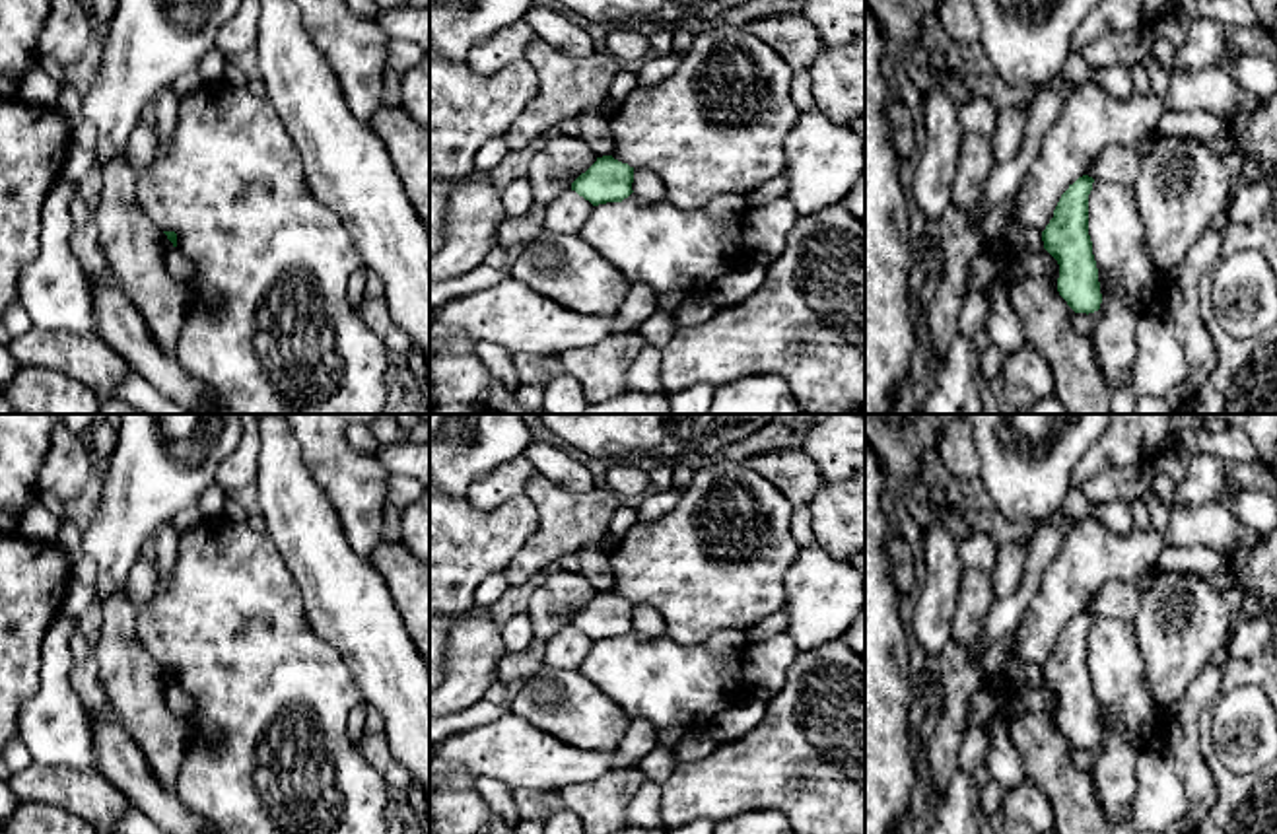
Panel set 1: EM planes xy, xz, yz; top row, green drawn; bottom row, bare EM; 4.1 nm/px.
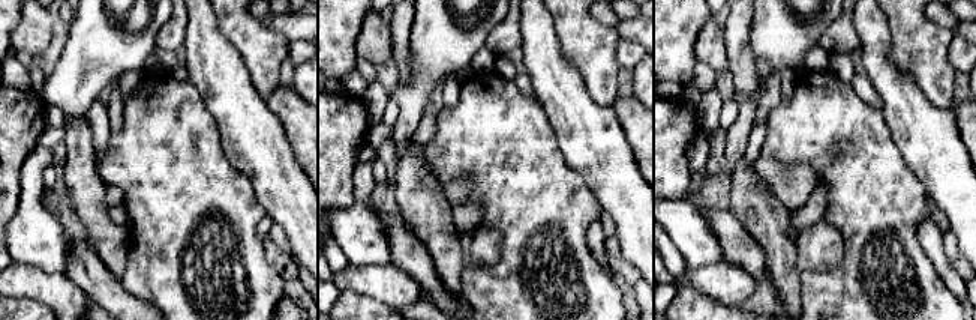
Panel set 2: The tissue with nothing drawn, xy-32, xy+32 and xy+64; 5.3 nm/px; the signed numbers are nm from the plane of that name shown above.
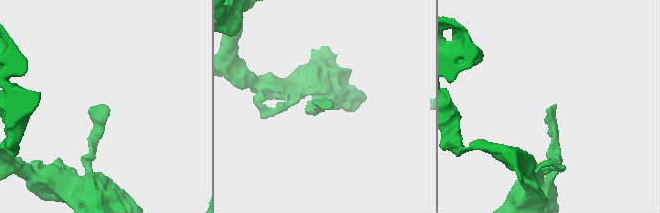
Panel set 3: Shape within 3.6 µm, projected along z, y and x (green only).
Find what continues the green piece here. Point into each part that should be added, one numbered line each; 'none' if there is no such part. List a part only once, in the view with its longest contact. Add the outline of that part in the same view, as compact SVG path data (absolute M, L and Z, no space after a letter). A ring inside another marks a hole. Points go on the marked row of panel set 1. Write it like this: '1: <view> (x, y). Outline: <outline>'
none

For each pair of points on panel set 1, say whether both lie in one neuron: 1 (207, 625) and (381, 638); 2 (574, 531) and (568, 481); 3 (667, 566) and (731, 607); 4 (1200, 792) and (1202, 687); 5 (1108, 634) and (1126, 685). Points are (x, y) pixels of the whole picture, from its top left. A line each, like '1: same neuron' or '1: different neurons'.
1: different neurons
2: different neurons
3: same neuron
4: same neuron
5: same neuron

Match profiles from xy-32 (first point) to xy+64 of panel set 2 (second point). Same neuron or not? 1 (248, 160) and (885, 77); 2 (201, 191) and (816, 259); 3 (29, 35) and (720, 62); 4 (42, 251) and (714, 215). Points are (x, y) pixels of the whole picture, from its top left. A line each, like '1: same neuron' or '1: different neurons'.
1: same neuron
2: different neurons
3: same neuron
4: different neurons

